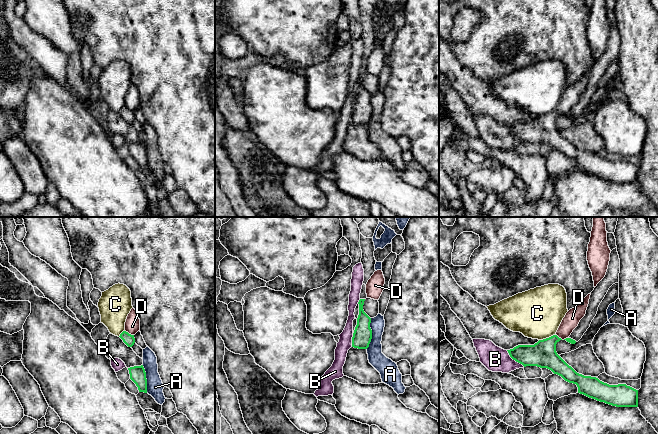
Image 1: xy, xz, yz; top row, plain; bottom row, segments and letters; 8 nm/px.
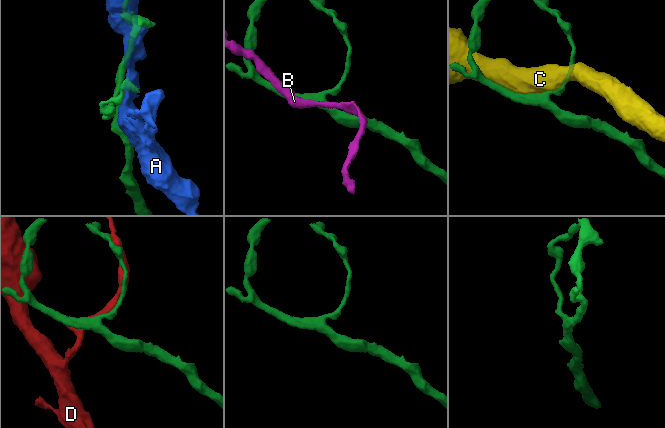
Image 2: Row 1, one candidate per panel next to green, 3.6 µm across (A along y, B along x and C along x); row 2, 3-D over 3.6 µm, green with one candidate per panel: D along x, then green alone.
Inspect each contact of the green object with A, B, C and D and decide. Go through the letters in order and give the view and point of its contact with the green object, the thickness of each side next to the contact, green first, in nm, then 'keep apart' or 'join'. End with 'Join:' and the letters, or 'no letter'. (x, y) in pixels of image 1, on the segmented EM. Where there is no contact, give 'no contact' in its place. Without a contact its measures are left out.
A: xz (371, 333) | 150/140 nm | keep apart
B: yz (514, 359) | 220/200 nm | keep apart
C: yz (546, 338) | 220/400 nm | keep apart
D: yz (560, 338) | 220/130 nm | keep apart
Join: no letter

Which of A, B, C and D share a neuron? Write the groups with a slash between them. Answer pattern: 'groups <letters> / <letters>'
groups A / B / C / D

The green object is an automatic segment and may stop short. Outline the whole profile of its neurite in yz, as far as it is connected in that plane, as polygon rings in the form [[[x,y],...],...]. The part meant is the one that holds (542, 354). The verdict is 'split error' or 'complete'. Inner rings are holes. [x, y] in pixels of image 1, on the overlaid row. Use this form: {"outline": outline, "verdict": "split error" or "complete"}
{"outline": [[[553,335],[549,338],[539,340],[534,345],[518,345],[507,351],[513,360],[522,364],[524,367],[537,366],[540,368],[547,368],[554,374],[561,376],[565,381],[576,384],[578,387],[578,393],[583,394],[589,398],[616,407],[638,407],[638,390],[627,386],[626,384],[609,385],[600,381],[596,377],[584,376],[577,373],[557,354],[556,344],[560,340],[562,339],[557,335]]], "verdict": "complete"}

